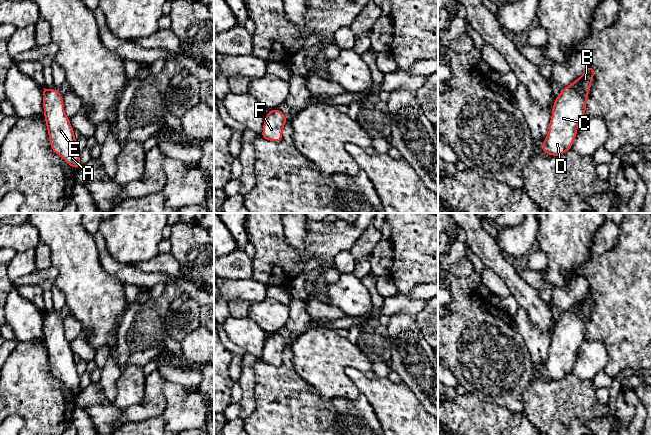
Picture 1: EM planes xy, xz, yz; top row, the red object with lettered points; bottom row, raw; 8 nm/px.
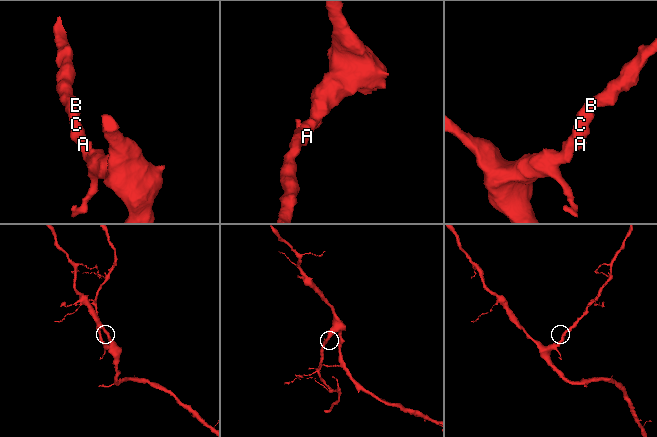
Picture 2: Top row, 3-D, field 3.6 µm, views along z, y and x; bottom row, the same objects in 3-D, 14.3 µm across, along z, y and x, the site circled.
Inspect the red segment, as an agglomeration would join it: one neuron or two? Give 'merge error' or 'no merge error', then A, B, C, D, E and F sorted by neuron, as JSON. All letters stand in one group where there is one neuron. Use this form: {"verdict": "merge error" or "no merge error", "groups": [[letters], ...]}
{"verdict": "no merge error", "groups": [["A", "B", "C", "D", "E", "F"]]}

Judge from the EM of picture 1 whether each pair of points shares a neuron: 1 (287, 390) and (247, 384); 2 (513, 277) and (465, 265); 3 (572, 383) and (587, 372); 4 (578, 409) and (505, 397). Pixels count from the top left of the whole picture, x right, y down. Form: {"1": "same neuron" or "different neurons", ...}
{"1": "different neurons", "2": "different neurons", "3": "different neurons", "4": "different neurons"}

